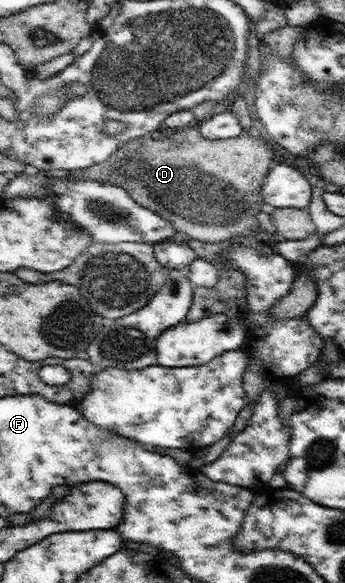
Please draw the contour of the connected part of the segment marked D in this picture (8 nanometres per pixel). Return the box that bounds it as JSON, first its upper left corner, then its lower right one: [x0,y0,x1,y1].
[73,122,275,244]

